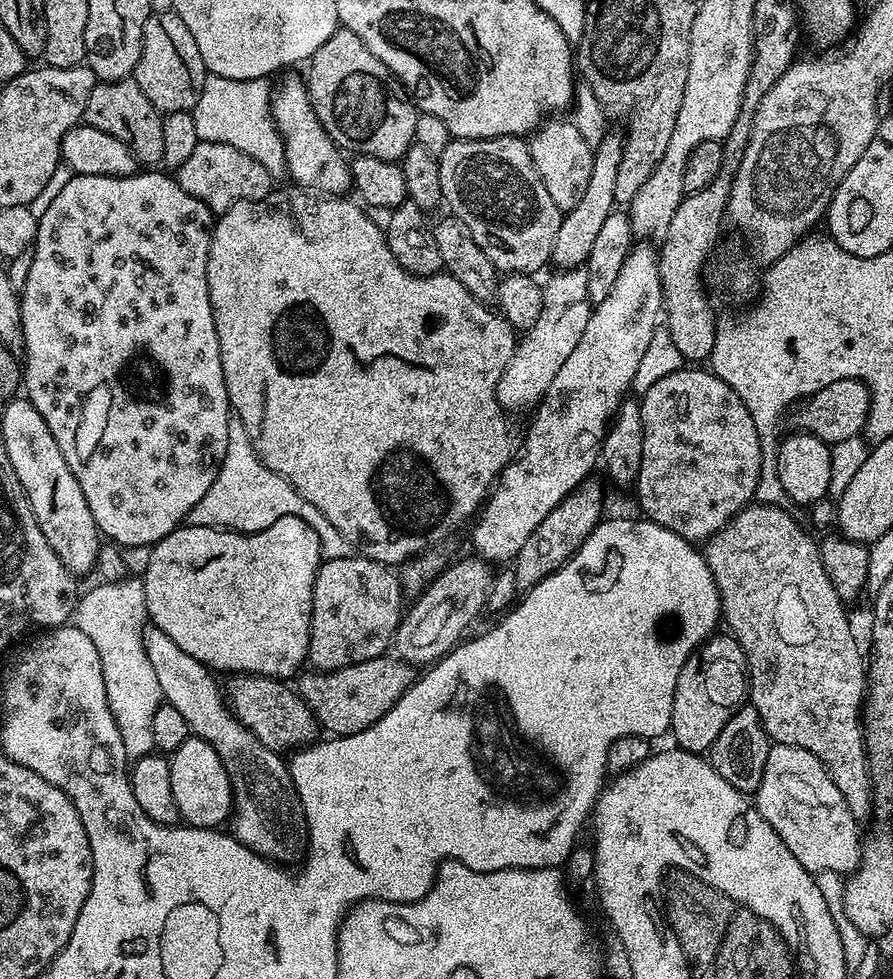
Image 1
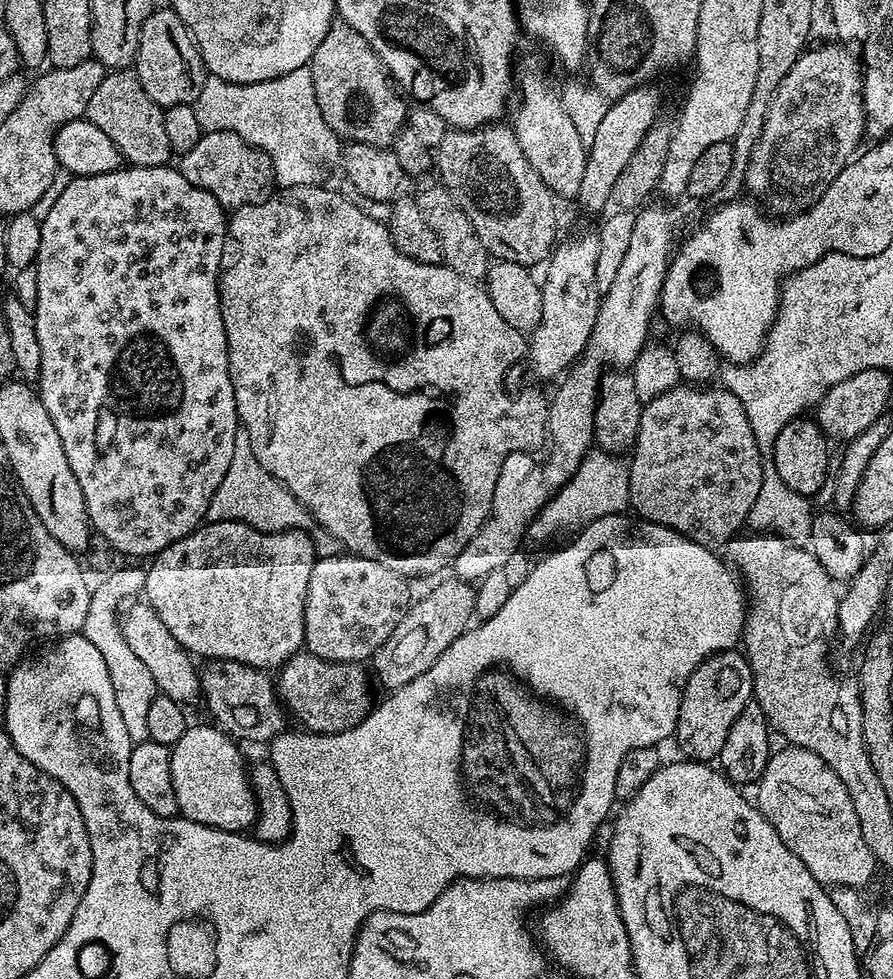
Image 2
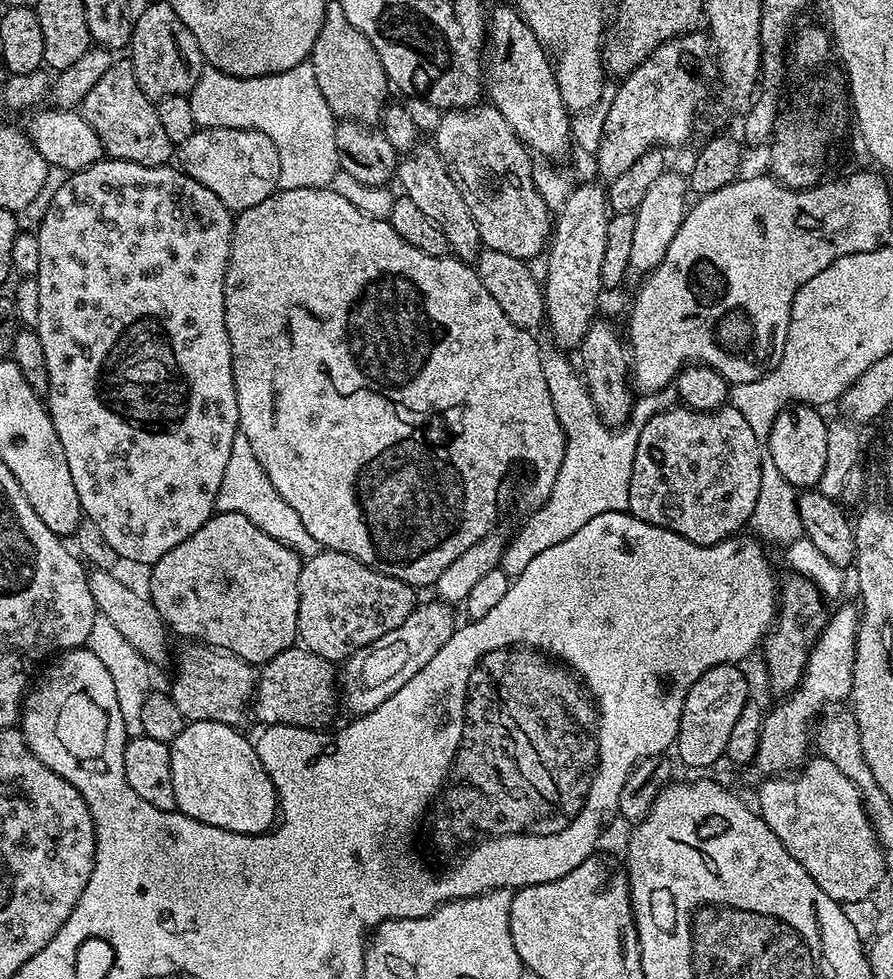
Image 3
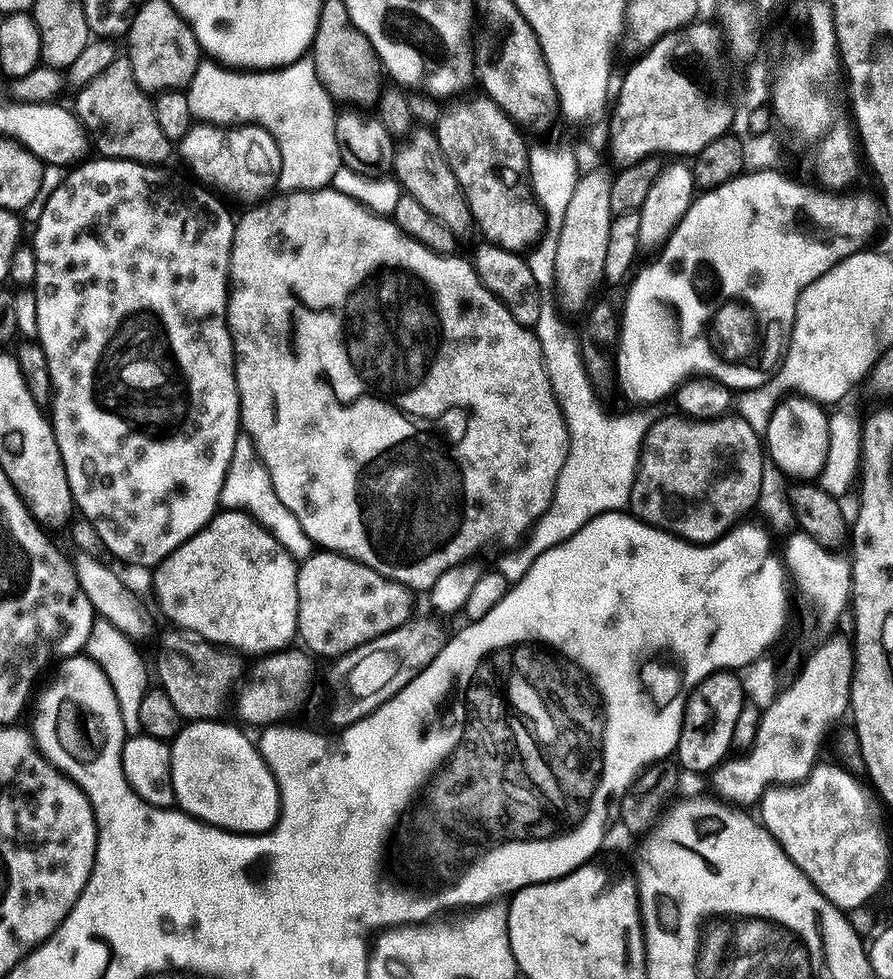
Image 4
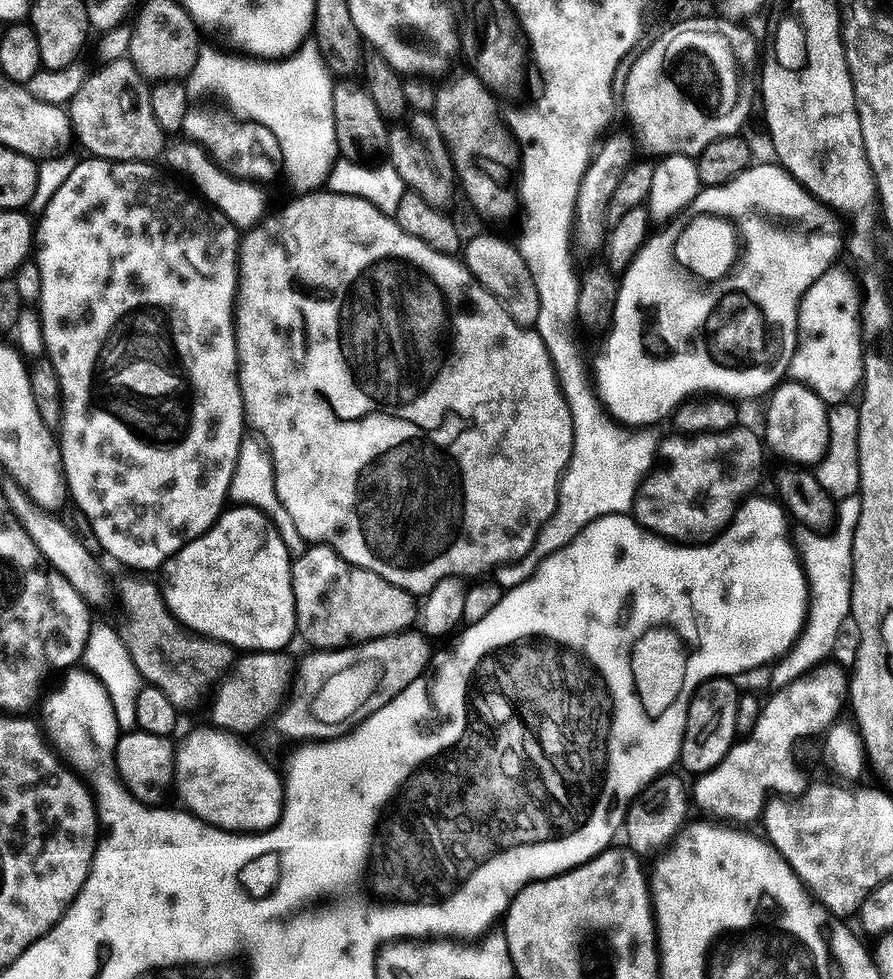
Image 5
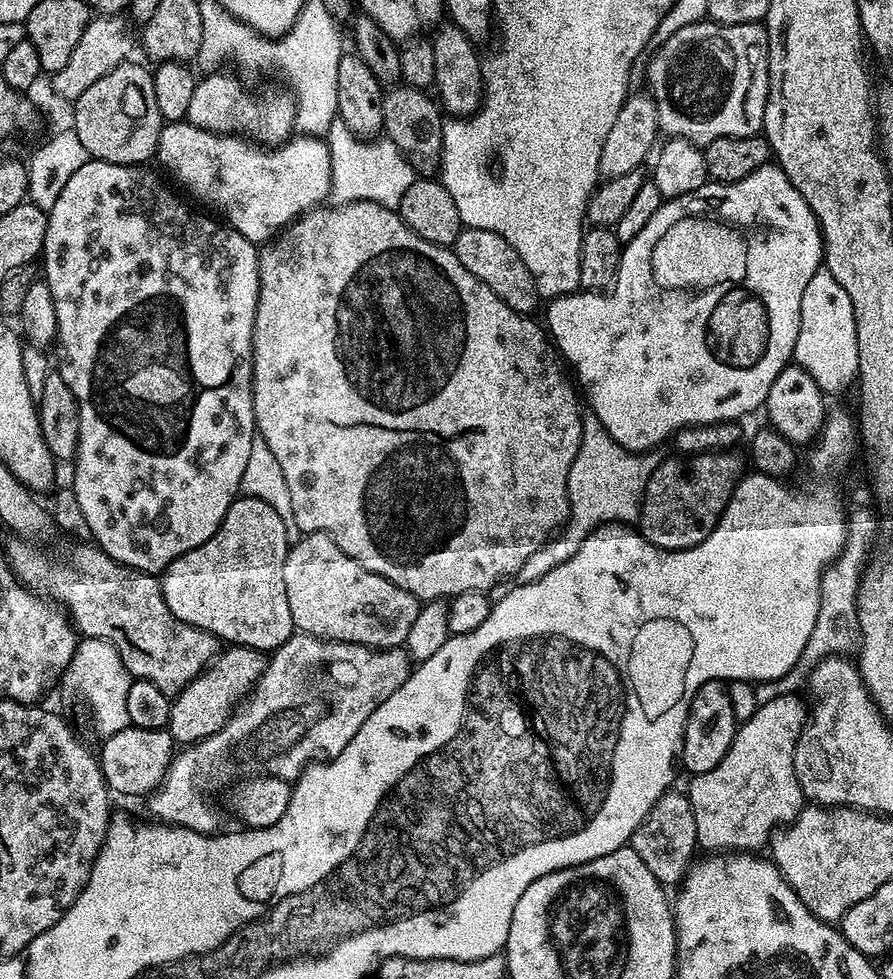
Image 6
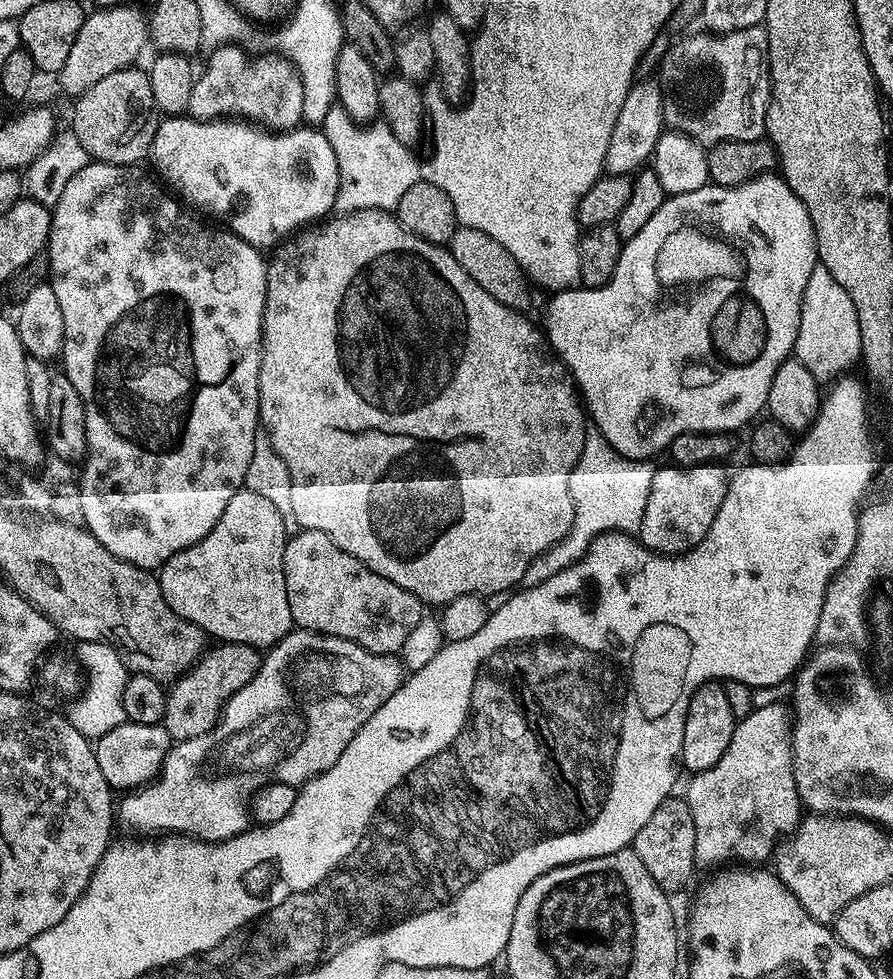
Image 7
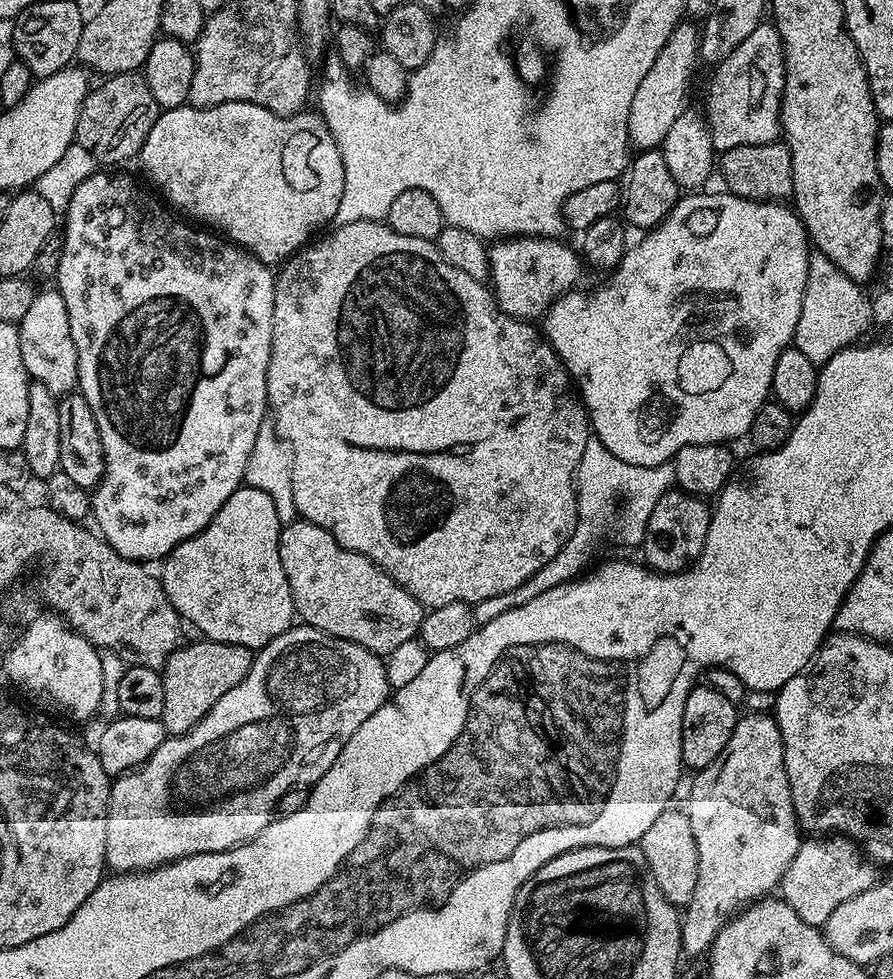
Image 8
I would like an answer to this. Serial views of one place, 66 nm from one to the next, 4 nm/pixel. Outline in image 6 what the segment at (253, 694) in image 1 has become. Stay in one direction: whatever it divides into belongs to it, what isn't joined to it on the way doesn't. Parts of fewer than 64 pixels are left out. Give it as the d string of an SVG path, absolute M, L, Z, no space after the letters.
M12 539L6 555L16 579L66 610L81 637L111 642L133 678L154 682L158 690L175 698L220 655L218 637L182 622L166 606L160 581L153 573L119 564L92 542L76 544L65 556L56 557L43 552L36 542Z

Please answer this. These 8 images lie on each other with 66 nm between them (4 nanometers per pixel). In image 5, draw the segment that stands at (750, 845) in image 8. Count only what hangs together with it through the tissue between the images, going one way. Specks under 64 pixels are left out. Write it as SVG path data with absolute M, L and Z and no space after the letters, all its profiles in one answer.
M825 662L807 676L790 682L790 686L775 689L772 697L763 701L756 725L746 738L737 739L718 766L695 777L692 796L708 815L705 817L732 826L748 826L751 820L761 819L764 805L773 794L780 798L795 798L804 791L806 779L796 765L796 743L803 736L821 733L837 719L840 702L847 691L845 669L843 672L832 663Z

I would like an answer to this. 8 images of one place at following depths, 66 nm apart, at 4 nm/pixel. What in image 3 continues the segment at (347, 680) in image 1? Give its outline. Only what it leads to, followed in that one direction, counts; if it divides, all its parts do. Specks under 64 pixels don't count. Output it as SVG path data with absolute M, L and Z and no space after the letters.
M303 646L287 648L259 669L254 709L261 725L293 724L296 728L323 729L336 716L336 668L331 660Z

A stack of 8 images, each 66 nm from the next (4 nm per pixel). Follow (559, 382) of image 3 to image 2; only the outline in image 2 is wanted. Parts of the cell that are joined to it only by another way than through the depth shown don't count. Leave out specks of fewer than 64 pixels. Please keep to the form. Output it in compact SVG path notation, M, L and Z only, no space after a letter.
M601 450L589 451L578 470L564 483L555 496L544 505L528 526L527 539L540 544L552 540L563 528L579 530L603 516L615 516L629 507L628 464L619 455Z

